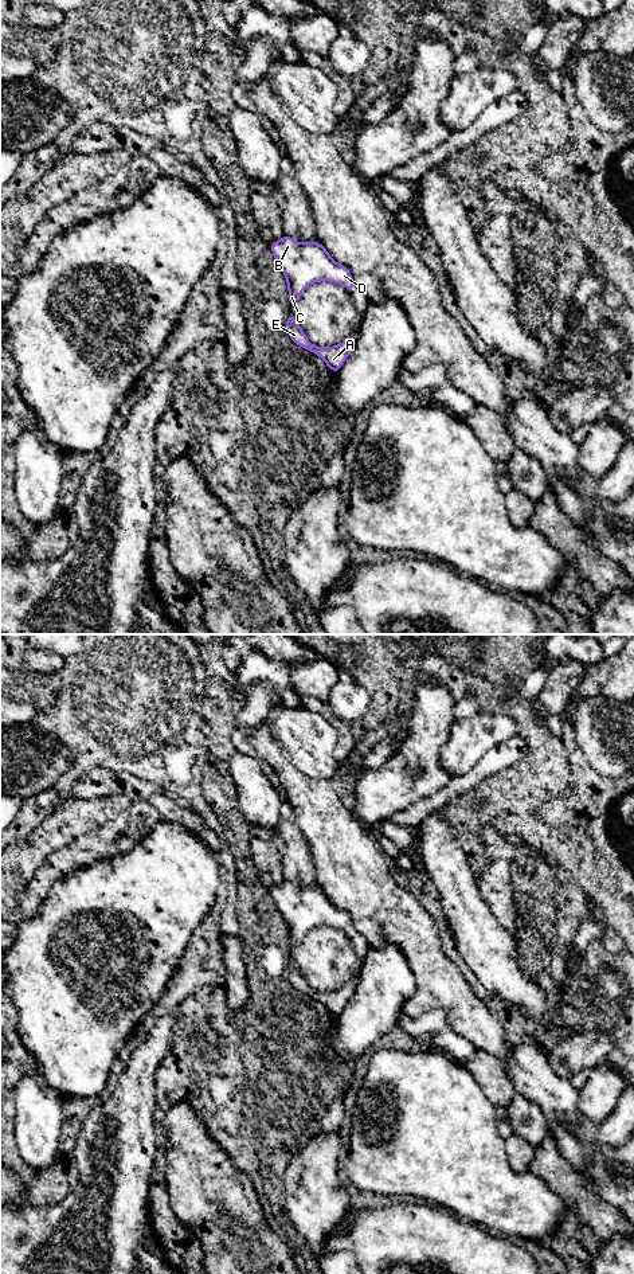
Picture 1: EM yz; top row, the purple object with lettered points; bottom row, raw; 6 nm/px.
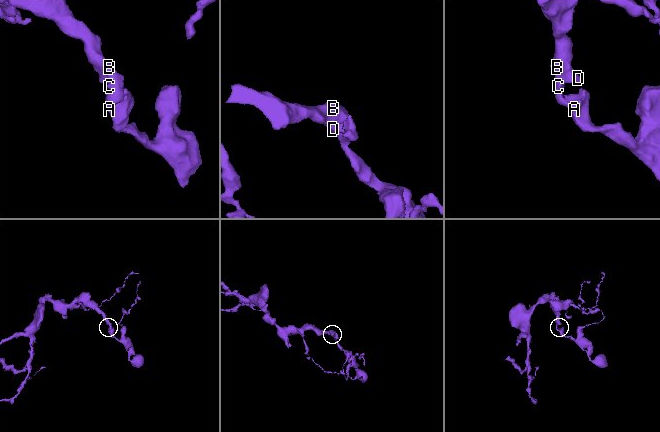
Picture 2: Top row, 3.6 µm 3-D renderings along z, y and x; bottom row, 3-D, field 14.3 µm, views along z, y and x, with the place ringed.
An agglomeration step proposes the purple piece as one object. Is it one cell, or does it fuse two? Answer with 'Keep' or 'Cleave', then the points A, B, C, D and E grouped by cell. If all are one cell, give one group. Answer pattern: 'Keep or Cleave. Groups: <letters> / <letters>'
Keep. Groups: A B C D E

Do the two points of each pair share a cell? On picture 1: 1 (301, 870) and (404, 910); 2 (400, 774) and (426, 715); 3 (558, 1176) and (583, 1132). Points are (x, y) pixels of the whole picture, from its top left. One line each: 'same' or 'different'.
1: different
2: same
3: different

